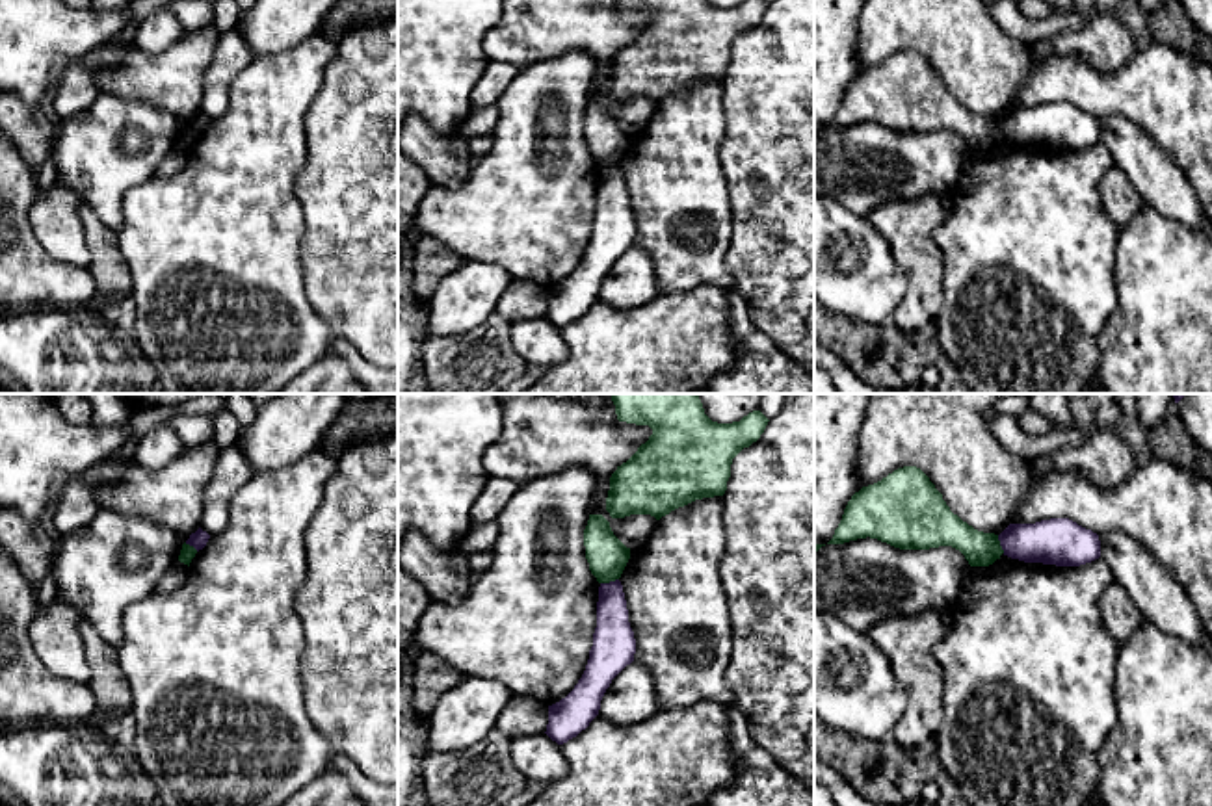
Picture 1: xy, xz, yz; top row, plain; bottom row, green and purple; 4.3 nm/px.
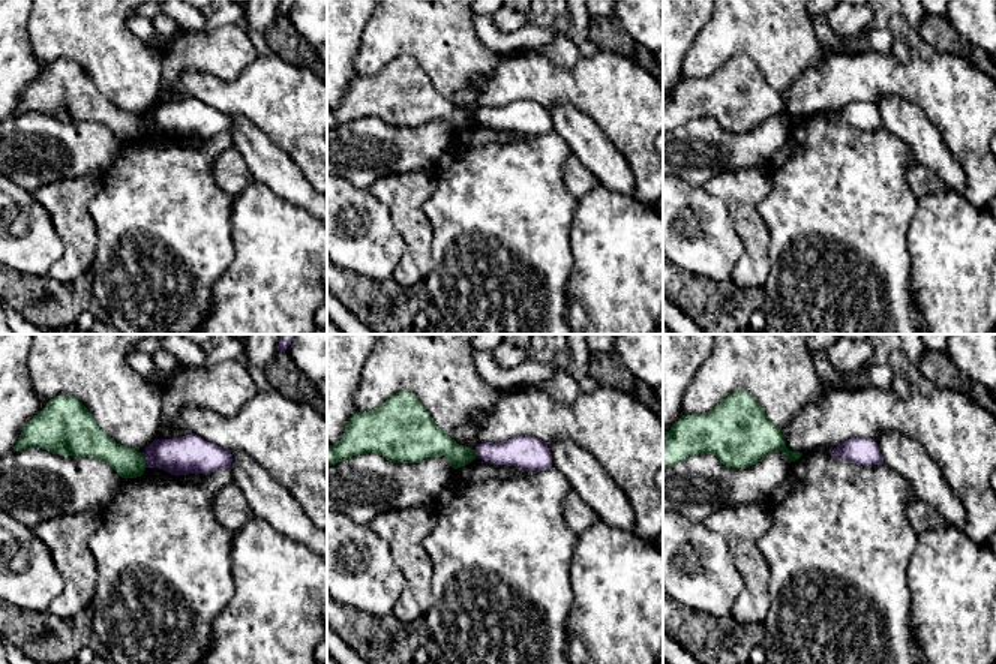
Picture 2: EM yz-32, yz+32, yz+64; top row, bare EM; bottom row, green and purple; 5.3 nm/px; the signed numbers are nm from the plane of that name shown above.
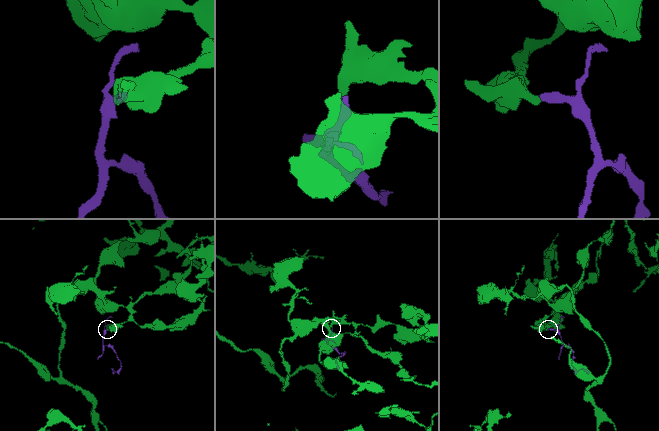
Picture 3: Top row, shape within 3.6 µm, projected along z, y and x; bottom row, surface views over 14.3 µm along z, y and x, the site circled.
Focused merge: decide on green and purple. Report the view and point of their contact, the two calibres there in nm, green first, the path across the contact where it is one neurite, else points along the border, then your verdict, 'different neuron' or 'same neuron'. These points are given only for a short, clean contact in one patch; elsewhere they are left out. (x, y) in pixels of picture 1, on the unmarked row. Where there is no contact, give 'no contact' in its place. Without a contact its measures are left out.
xz (608, 166) | 170/180 nm | along xz (618, 162), (601, 168) | different neuron

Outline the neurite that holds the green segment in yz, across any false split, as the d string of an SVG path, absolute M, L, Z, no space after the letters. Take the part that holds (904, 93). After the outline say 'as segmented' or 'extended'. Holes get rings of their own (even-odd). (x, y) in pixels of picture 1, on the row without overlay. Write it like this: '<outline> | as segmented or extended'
M916 50L898 52L855 76L827 128L866 121L900 134L952 130L970 150L989 150L1004 137L998 119L978 115L954 98Z | as segmented

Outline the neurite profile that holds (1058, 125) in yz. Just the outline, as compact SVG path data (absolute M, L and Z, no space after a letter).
M1069 102L1009 108L998 124L1004 139L1024 147L1080 150L1100 141L1099 119Z

